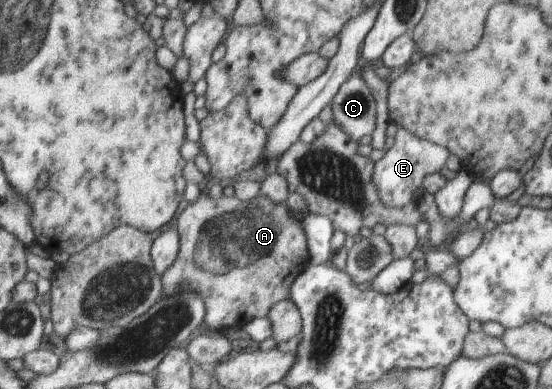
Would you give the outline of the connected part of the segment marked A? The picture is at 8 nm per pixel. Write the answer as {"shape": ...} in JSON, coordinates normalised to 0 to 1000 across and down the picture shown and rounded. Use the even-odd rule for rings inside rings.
{"shape":[[[366,499],[355,519],[341,524],[319,571],[324,596],[324,648],[315,679],[292,707],[293,766],[315,751],[355,746],[366,761],[373,812],[370,830],[386,851],[437,843],[455,823],[478,817],[502,776],[525,769],[525,735],[540,704],[558,686],[562,653],[549,566],[558,548],[522,540],[516,519],[496,524],[482,504],[464,504],[453,519],[435,519],[428,504],[382,509]]]}

